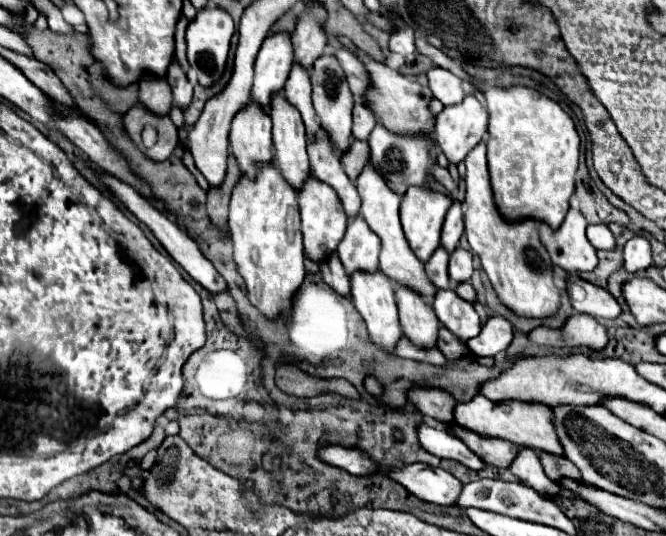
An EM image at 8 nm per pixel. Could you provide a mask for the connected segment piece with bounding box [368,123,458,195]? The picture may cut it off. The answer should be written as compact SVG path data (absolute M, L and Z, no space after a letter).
M384 125L374 127L368 139L370 145L370 159L374 167L380 171L380 175L388 181L390 189L394 189L398 195L404 195L410 185L426 185L428 179L434 179L442 183L448 191L456 189L458 185L452 181L448 169L440 167L432 157L430 151L434 147L434 133L392 133L384 129Z

